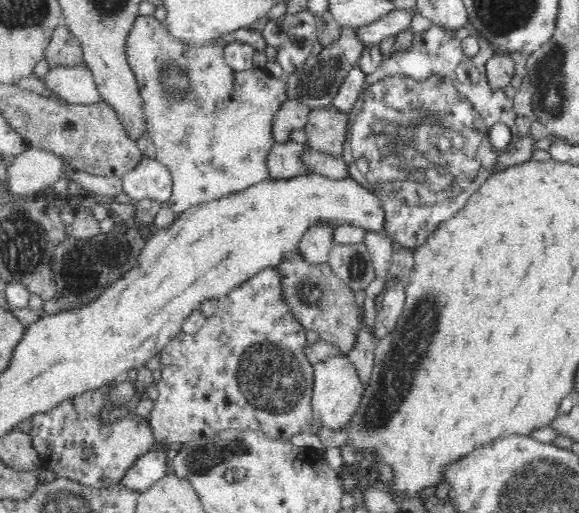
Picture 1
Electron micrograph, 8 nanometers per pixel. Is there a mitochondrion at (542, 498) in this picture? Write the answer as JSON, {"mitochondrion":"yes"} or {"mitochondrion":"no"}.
{"mitochondrion":"yes"}

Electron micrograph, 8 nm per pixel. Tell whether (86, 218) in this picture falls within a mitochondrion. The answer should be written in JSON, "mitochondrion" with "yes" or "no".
{"mitochondrion":"no"}

